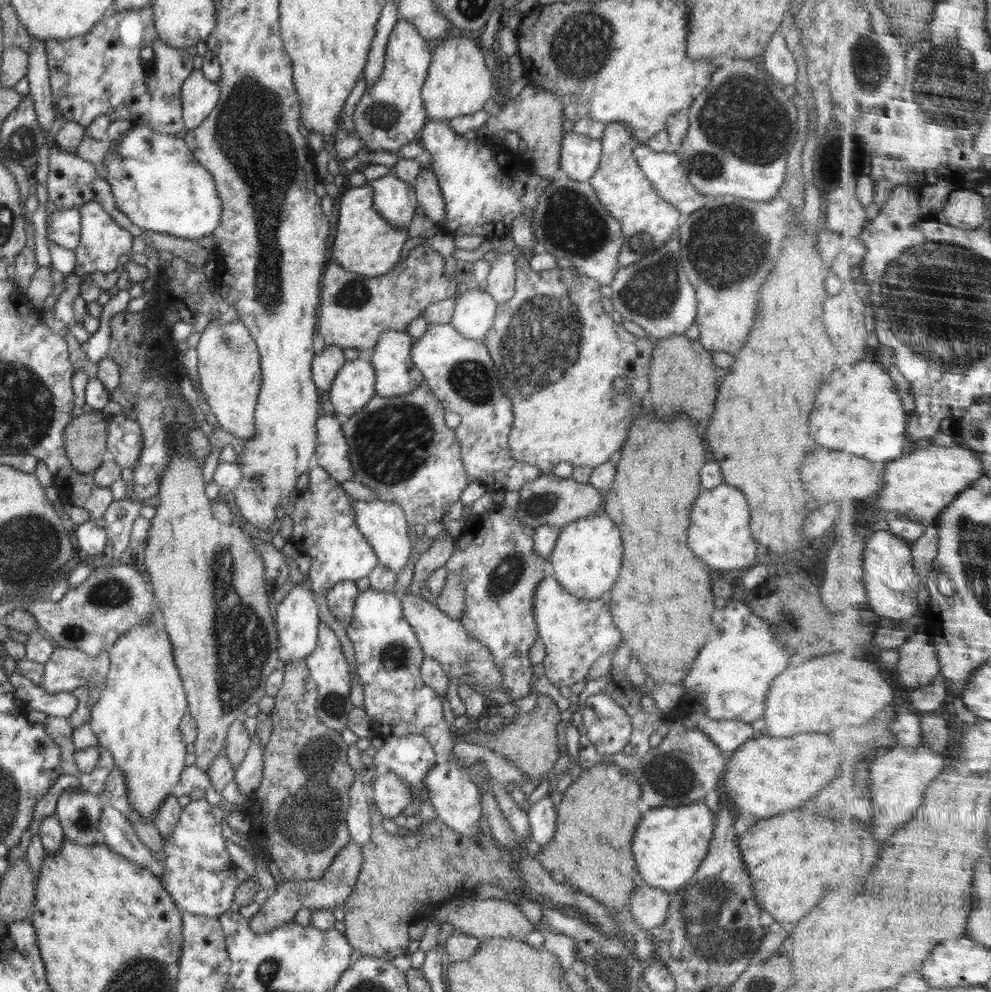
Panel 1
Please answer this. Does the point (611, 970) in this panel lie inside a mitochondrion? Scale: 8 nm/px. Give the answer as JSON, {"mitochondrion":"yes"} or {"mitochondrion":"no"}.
{"mitochondrion":"yes"}

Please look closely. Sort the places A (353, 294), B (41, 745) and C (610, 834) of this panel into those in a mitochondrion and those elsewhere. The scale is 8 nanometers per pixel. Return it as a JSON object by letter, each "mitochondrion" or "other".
{"A":"mitochondrion","B":"other","C":"other"}

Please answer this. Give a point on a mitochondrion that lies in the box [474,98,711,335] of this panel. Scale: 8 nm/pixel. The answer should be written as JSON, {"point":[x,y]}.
{"point":[567,220]}

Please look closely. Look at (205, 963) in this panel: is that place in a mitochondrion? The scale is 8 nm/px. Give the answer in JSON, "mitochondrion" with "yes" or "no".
{"mitochondrion":"no"}

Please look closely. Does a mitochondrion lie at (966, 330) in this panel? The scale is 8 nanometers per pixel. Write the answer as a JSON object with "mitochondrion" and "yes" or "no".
{"mitochondrion":"yes"}

